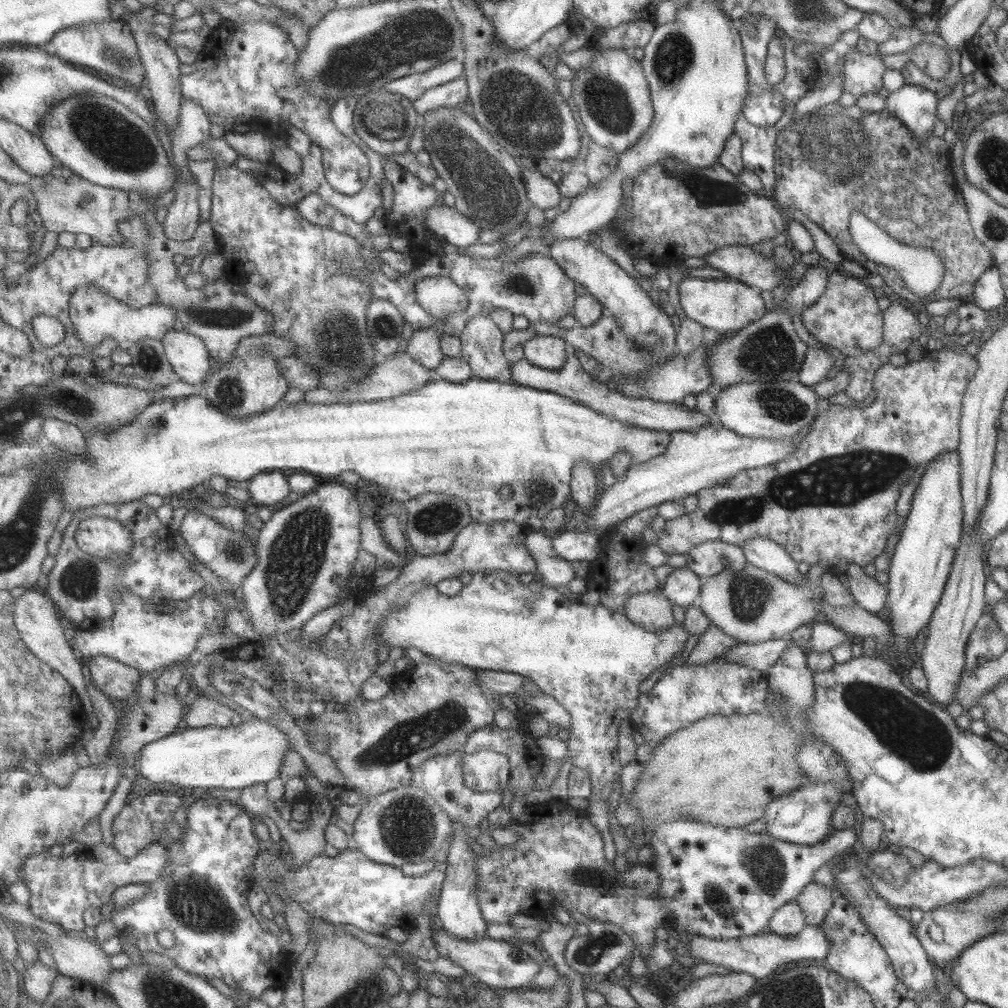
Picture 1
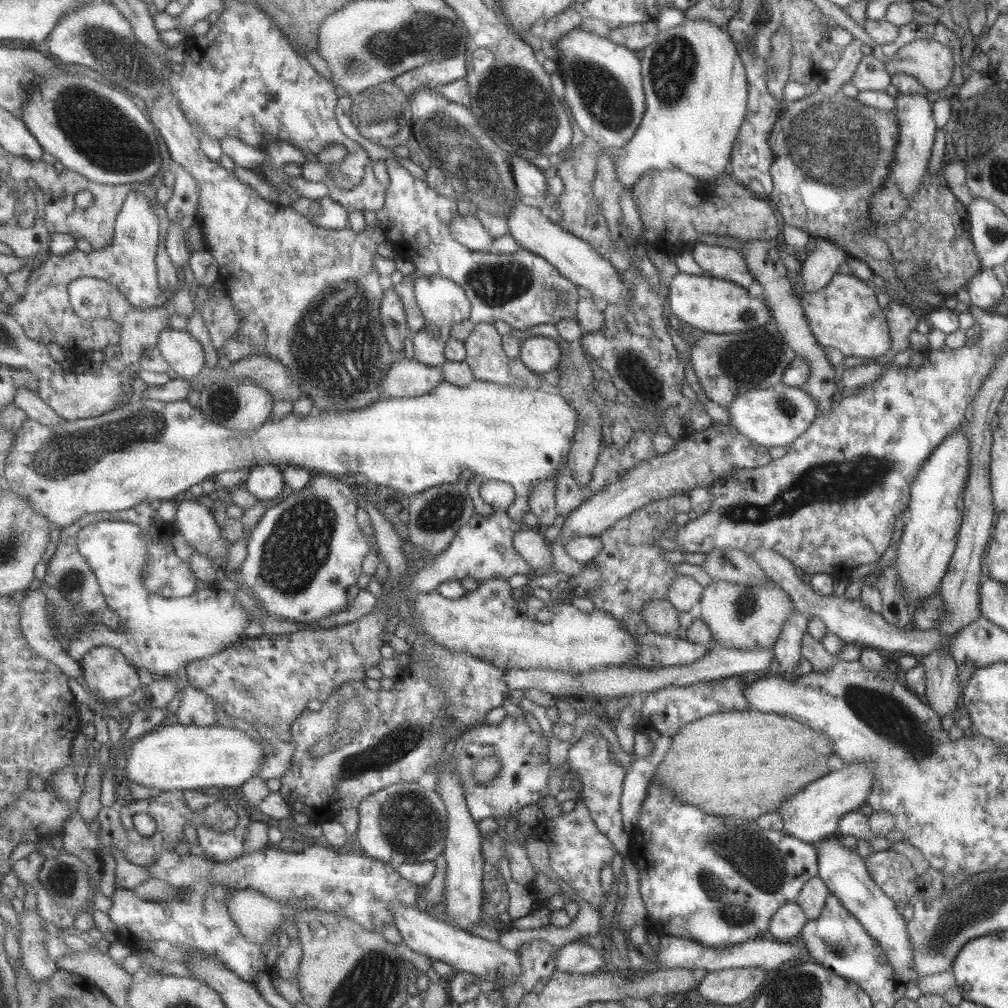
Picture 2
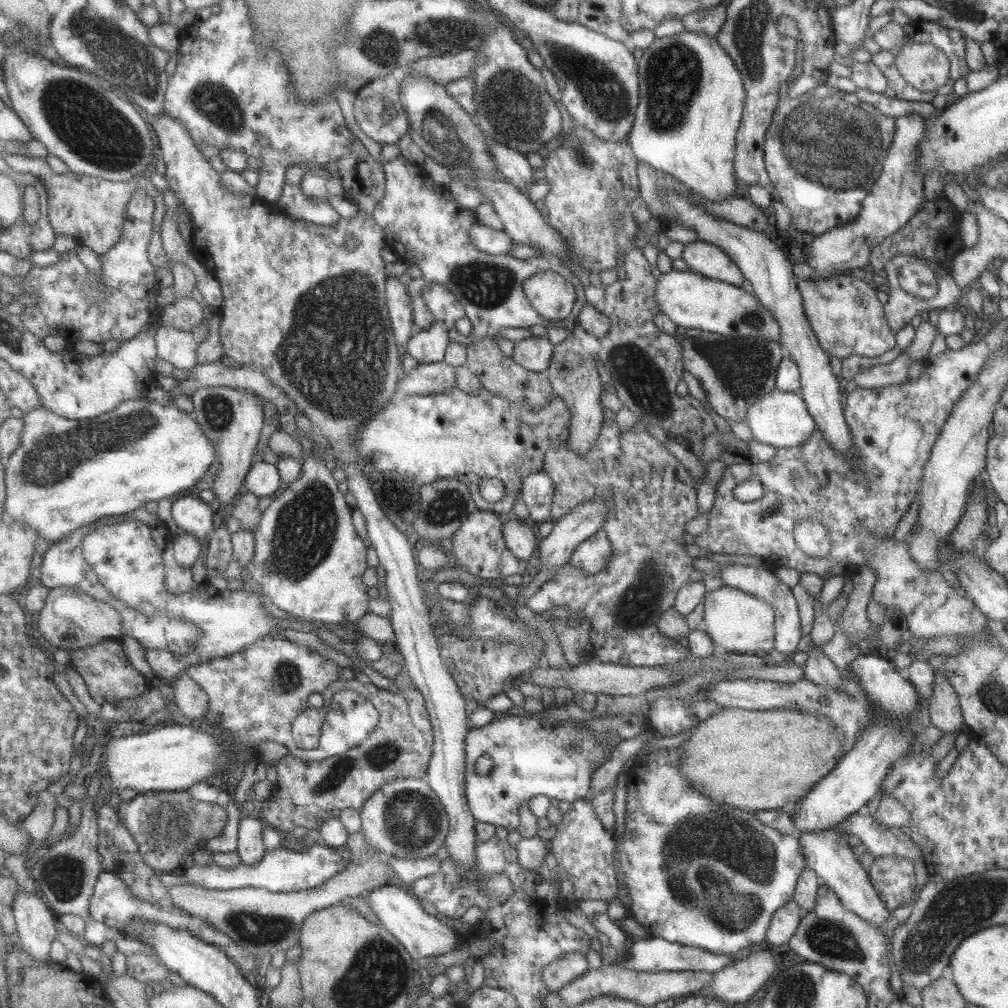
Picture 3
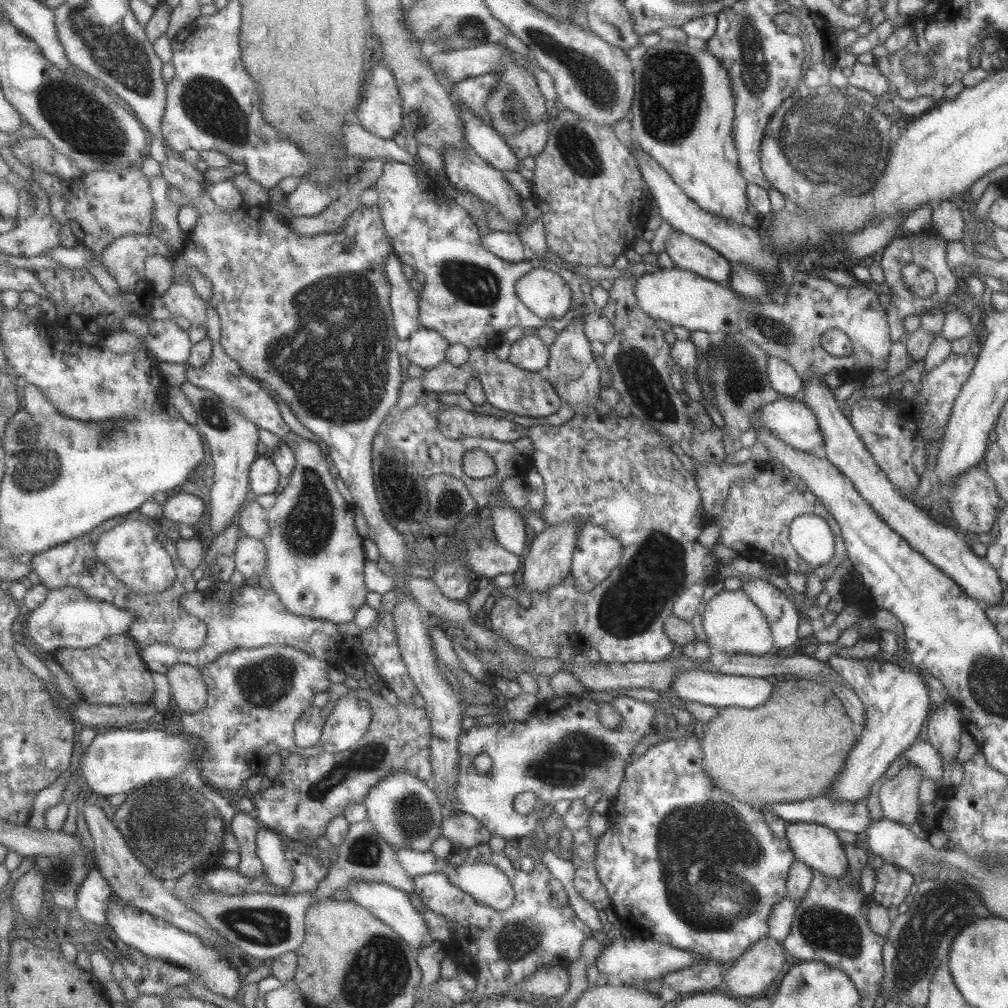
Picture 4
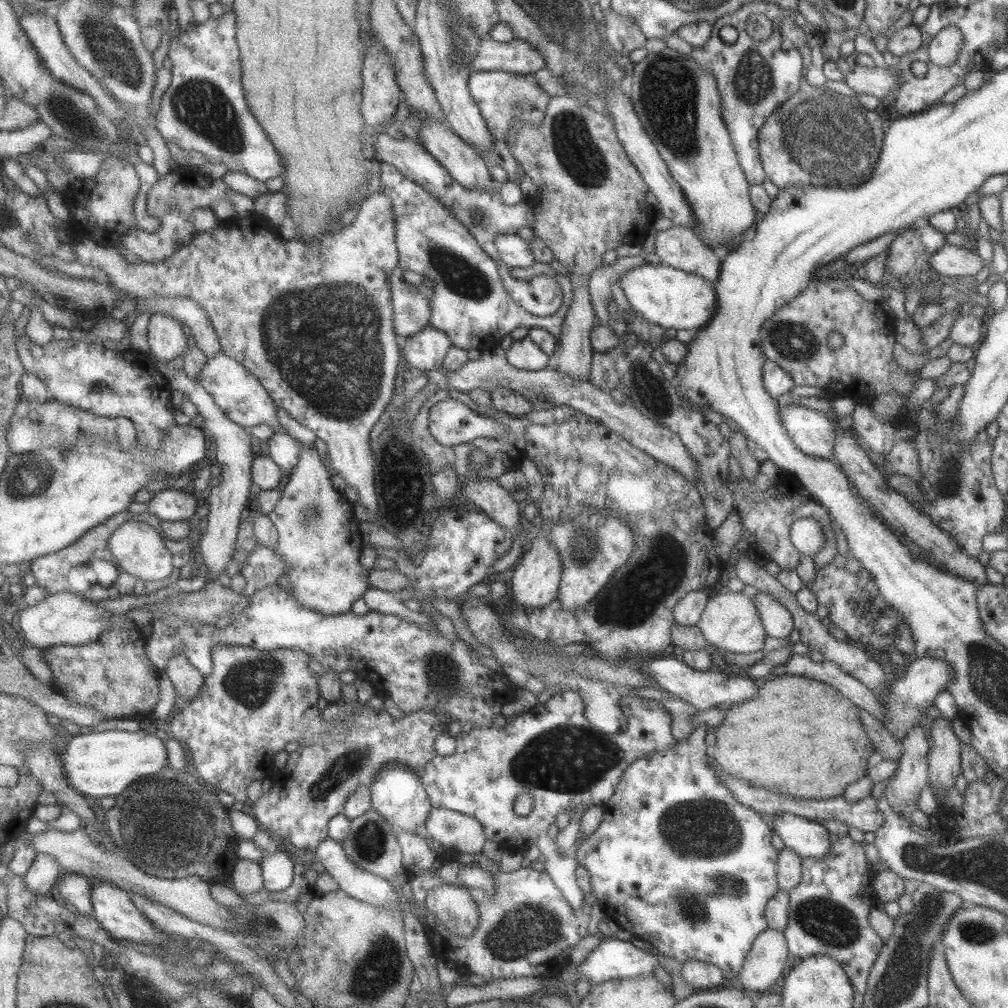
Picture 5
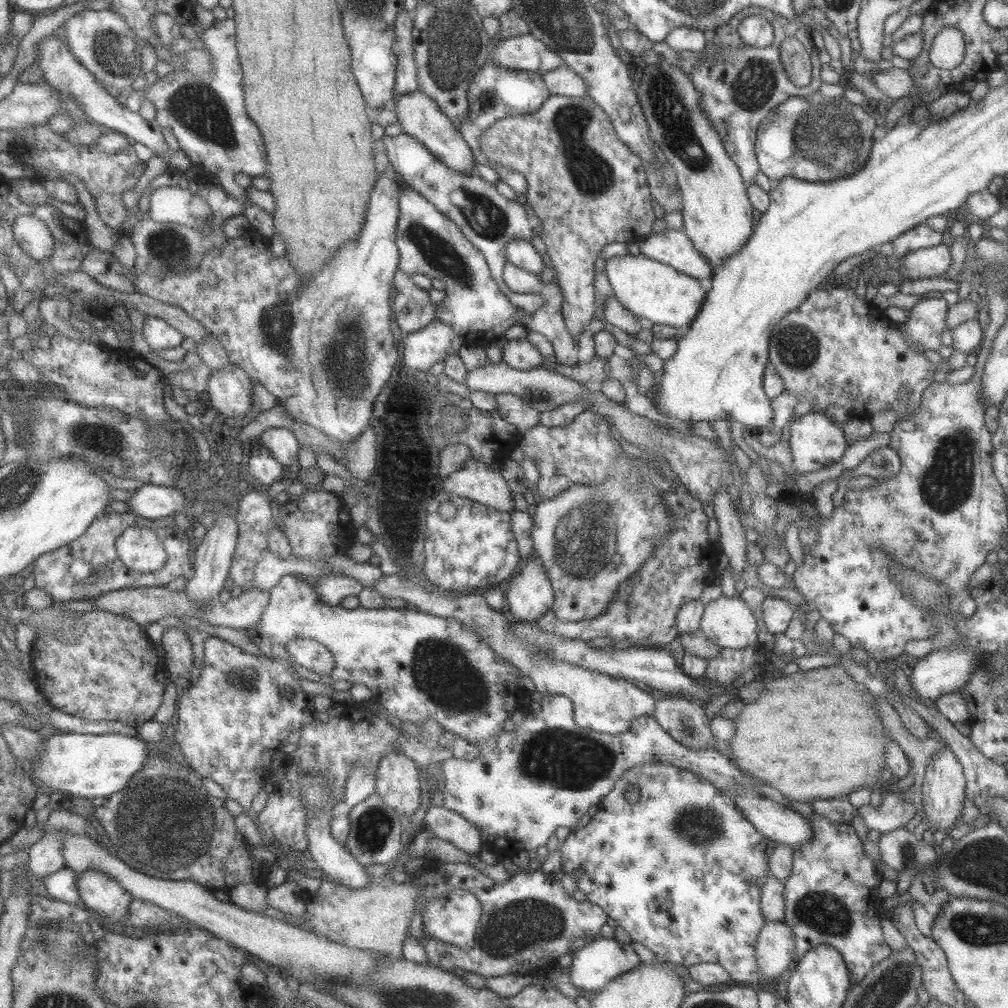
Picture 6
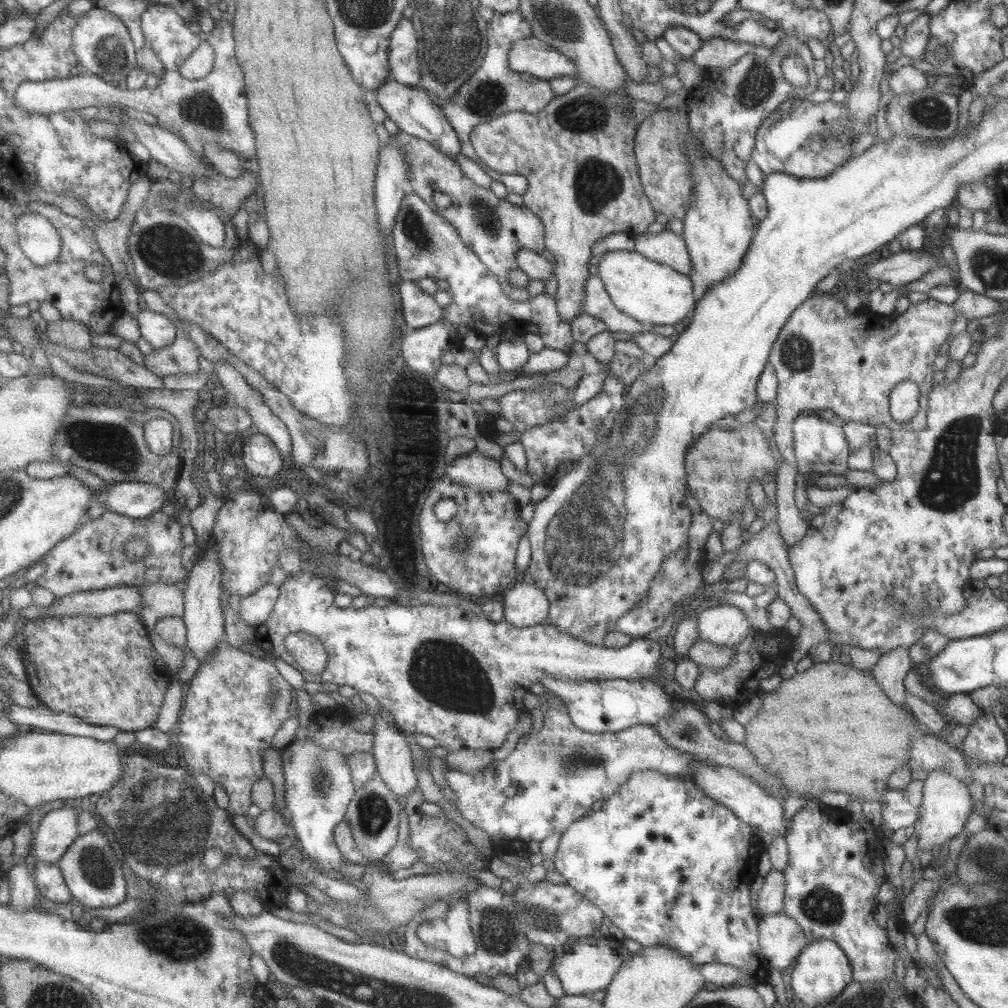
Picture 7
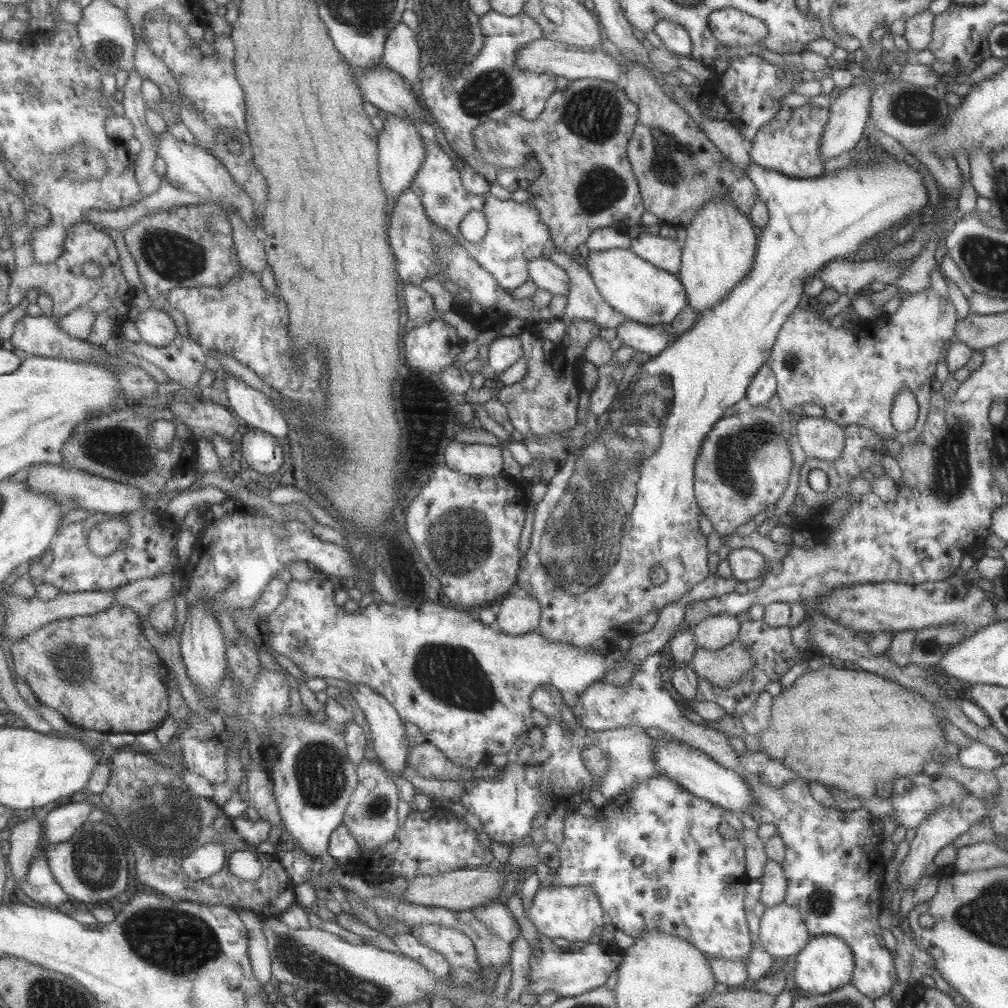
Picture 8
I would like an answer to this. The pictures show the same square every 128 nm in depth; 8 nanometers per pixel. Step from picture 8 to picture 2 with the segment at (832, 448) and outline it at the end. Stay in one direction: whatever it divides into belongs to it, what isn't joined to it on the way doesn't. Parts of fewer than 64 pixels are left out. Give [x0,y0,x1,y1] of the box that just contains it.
[727,384,817,447]

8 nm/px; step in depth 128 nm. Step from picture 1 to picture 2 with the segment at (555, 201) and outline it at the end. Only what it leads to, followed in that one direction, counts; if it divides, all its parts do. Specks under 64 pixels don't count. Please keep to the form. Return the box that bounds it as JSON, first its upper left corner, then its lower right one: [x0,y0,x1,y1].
[509,154,549,199]

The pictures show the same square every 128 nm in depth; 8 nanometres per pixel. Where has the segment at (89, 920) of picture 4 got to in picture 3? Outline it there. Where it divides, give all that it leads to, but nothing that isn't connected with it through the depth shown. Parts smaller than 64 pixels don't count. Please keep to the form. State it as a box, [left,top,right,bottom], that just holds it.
[89,871,256,977]

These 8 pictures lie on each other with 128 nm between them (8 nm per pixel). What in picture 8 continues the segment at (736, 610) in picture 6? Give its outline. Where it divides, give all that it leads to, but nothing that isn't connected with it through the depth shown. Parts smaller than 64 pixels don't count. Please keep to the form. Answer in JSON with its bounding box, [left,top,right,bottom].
[691,612,738,651]

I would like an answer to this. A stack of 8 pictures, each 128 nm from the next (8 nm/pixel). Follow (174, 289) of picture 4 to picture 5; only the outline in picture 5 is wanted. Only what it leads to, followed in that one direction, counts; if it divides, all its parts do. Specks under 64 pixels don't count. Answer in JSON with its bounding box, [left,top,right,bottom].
[139,298,222,359]

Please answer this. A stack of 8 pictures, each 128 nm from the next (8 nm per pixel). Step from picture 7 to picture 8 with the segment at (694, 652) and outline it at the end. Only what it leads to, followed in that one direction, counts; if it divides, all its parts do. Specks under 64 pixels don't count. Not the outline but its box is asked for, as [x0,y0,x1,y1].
[689,639,753,687]

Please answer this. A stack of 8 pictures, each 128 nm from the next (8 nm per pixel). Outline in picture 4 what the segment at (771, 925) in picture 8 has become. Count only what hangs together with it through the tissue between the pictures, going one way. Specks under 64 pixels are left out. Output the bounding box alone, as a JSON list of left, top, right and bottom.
[720,936,784,998]

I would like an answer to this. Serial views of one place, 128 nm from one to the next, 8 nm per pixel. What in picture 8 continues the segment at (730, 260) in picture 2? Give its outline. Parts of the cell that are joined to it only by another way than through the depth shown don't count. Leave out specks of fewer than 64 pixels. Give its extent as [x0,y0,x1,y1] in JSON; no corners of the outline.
[630,232,681,276]

